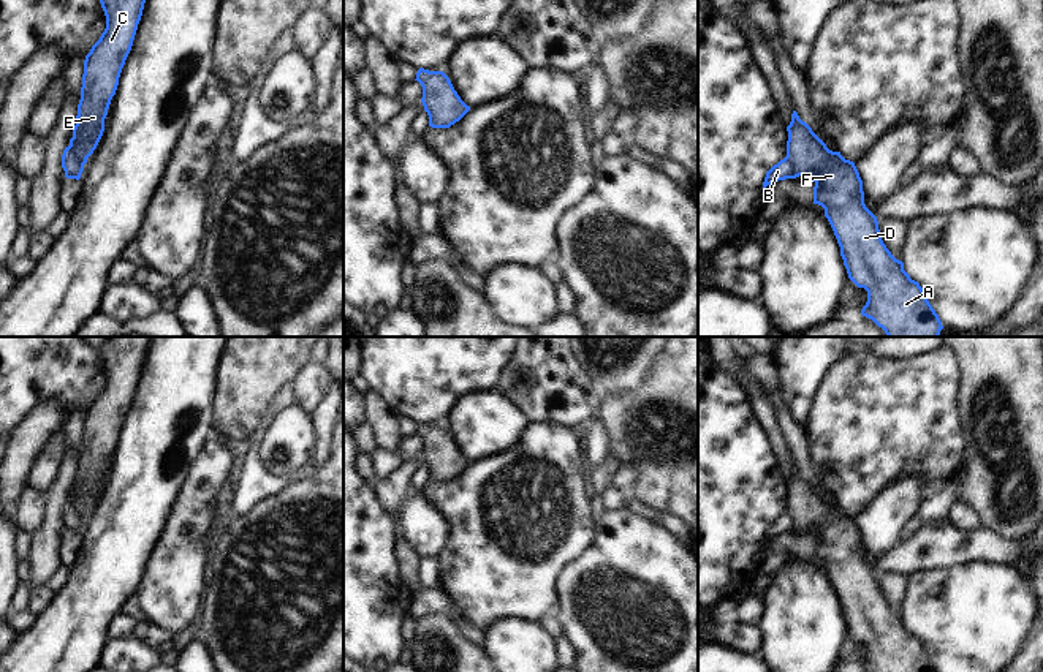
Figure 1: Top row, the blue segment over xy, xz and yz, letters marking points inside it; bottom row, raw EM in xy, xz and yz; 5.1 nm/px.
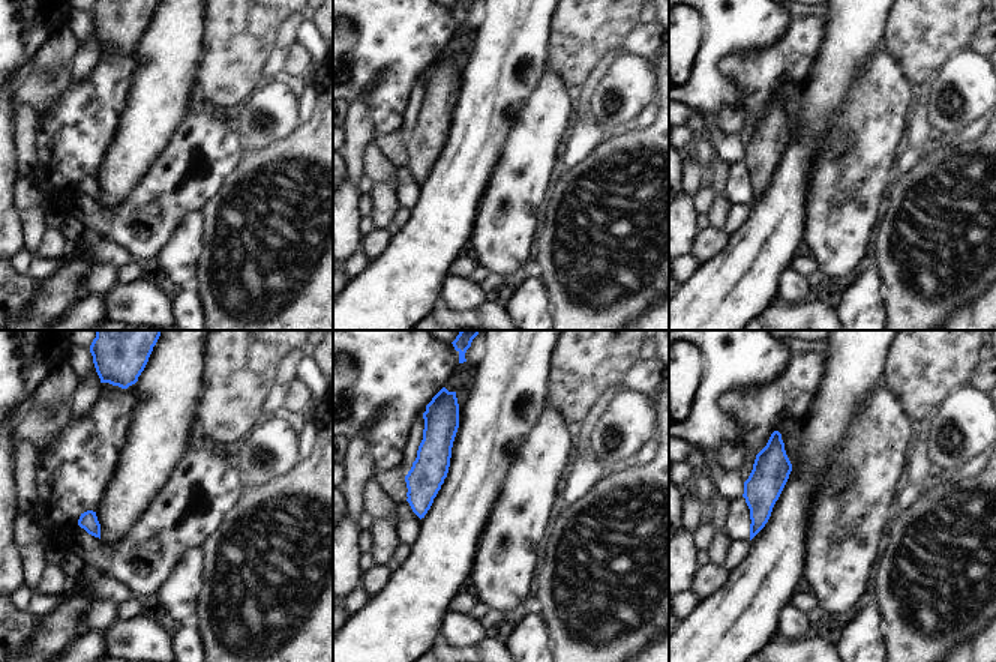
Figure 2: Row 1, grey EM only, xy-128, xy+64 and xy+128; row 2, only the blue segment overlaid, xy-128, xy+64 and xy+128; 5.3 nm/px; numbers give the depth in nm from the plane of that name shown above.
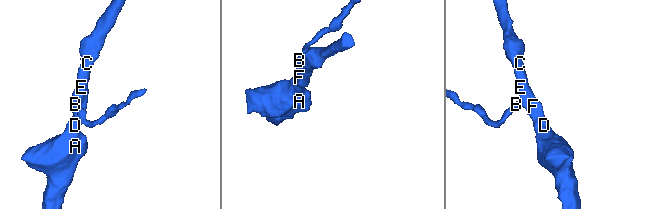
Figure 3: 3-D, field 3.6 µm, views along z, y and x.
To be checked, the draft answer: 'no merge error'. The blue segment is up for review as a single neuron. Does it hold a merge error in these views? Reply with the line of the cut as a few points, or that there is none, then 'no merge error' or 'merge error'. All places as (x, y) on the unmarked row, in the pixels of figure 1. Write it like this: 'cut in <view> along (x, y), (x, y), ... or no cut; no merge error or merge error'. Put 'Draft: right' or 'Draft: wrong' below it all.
cut in yz along (787, 508), (793, 519), (793, 532); merge error
Draft: wrong

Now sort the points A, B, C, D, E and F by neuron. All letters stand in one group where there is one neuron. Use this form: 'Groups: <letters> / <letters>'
Groups: A C D E F / B.

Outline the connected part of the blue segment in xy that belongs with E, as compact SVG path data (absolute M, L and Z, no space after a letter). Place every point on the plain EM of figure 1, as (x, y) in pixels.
M106 337L97 348L106 383L84 414L81 454L70 501L85 519L97 503L125 414L131 405L149 337Z

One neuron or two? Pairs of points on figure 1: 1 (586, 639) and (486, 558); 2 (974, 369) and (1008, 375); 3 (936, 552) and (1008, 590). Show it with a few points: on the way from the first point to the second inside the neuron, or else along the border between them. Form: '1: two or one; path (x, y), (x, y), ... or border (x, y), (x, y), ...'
1: two; border (557, 576), (553, 614)
2: one; path (982, 369), (1001, 370)
3: two; border (996, 563), (963, 562), (921, 571)

